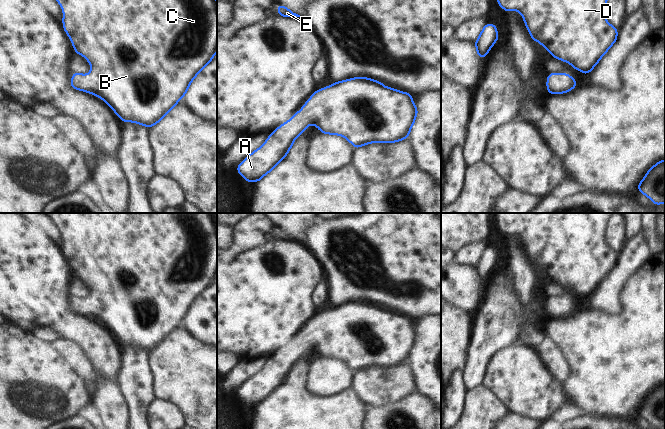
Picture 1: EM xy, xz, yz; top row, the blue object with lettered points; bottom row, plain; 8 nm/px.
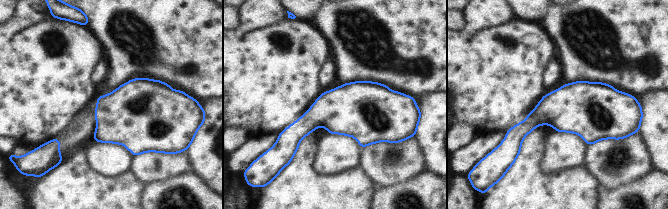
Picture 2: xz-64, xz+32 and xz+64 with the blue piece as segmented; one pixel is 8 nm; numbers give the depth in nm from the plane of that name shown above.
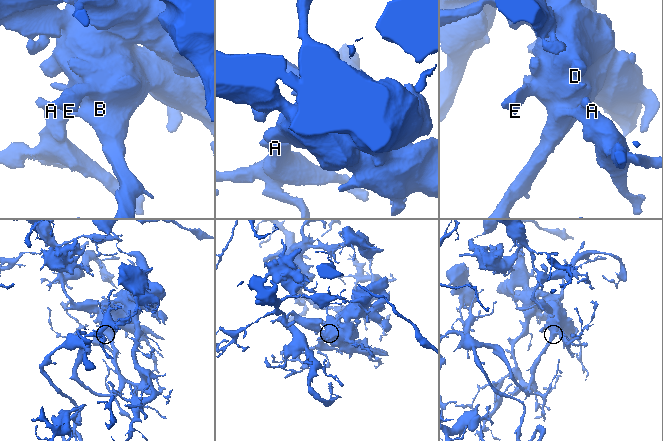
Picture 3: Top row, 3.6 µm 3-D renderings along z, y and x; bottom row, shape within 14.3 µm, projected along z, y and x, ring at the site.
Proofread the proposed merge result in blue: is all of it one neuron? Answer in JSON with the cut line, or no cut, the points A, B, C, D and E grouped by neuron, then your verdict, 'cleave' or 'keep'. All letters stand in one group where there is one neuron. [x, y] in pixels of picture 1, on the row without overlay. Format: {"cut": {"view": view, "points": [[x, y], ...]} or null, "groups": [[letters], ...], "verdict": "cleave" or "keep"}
{"cut": null, "groups": [["A", "B", "C", "D", "E"]], "verdict": "keep"}

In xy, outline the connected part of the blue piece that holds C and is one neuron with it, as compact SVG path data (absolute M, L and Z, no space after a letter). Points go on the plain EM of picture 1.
M47 213L47 215L53 219L63 234L63 253L70 262L75 277L85 281L91 289L91 294L87 299L82 297L72 297L70 311L79 315L85 315L86 317L90 317L102 323L116 337L122 346L134 346L136 348L146 350L149 353L159 347L163 341L178 328L179 324L182 321L185 321L191 306L195 303L199 296L212 285L215 277L217 276L217 224L213 220L212 213Z

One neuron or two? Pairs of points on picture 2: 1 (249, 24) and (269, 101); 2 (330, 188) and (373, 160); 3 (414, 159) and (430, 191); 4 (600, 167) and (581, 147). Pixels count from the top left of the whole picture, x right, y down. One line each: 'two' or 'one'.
1: two
2: two
3: two
4: two

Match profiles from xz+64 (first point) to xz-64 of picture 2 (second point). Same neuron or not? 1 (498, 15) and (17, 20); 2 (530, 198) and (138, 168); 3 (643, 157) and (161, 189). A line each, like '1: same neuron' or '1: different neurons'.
1: same neuron
2: different neurons
3: different neurons

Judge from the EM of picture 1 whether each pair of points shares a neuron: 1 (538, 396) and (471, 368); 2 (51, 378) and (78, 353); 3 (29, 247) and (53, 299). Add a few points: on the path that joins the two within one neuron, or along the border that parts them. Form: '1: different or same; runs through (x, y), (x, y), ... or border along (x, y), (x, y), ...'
1: different; border along (494, 352), (487, 362), (481, 384)
2: different; border along (52, 345), (84, 379)
3: same; runs through (29, 260), (29, 275), (40, 286)

